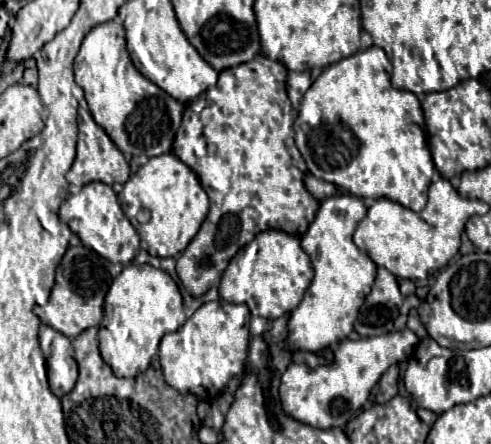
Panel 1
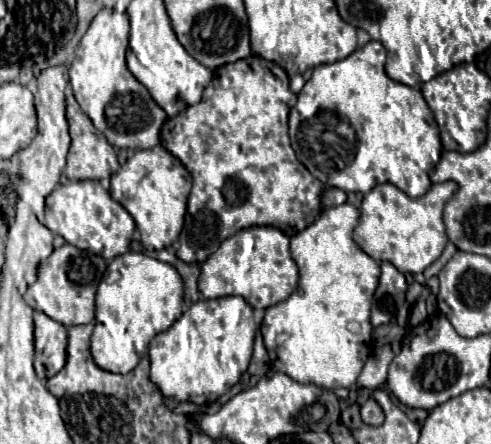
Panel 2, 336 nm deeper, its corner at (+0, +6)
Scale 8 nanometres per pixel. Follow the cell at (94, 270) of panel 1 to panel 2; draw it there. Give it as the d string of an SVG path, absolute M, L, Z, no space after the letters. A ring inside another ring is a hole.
M64 244L62 248L56 248L46 262L40 264L38 268L38 280L28 286L24 300L32 306L34 300L34 310L44 312L52 320L68 326L76 324L88 324L94 322L94 296L96 288L106 272L106 262L102 256L96 256L88 250L80 250L72 244Z

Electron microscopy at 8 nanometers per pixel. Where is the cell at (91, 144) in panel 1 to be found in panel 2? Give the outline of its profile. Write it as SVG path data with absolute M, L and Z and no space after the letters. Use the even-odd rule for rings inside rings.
M72 92L66 94L66 118L70 124L70 136L72 136L72 146L68 152L68 164L64 174L68 176L68 180L76 182L76 180L102 180L102 178L110 178L116 170L118 170L118 158L114 148L108 144L106 136L94 128L94 124L90 122L90 118L82 112L82 108L78 106L78 102L74 100Z

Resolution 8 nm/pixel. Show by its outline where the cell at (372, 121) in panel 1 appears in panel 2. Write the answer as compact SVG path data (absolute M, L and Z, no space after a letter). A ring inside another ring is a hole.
M370 40L366 46L358 48L354 54L340 62L316 66L312 78L298 94L296 110L302 120L296 136L292 136L290 130L292 148L298 160L310 170L310 174L326 186L334 186L344 192L366 194L376 184L390 182L410 198L420 198L432 186L430 174L434 172L442 154L438 124L420 90L394 82L386 76L384 58L384 46Z

